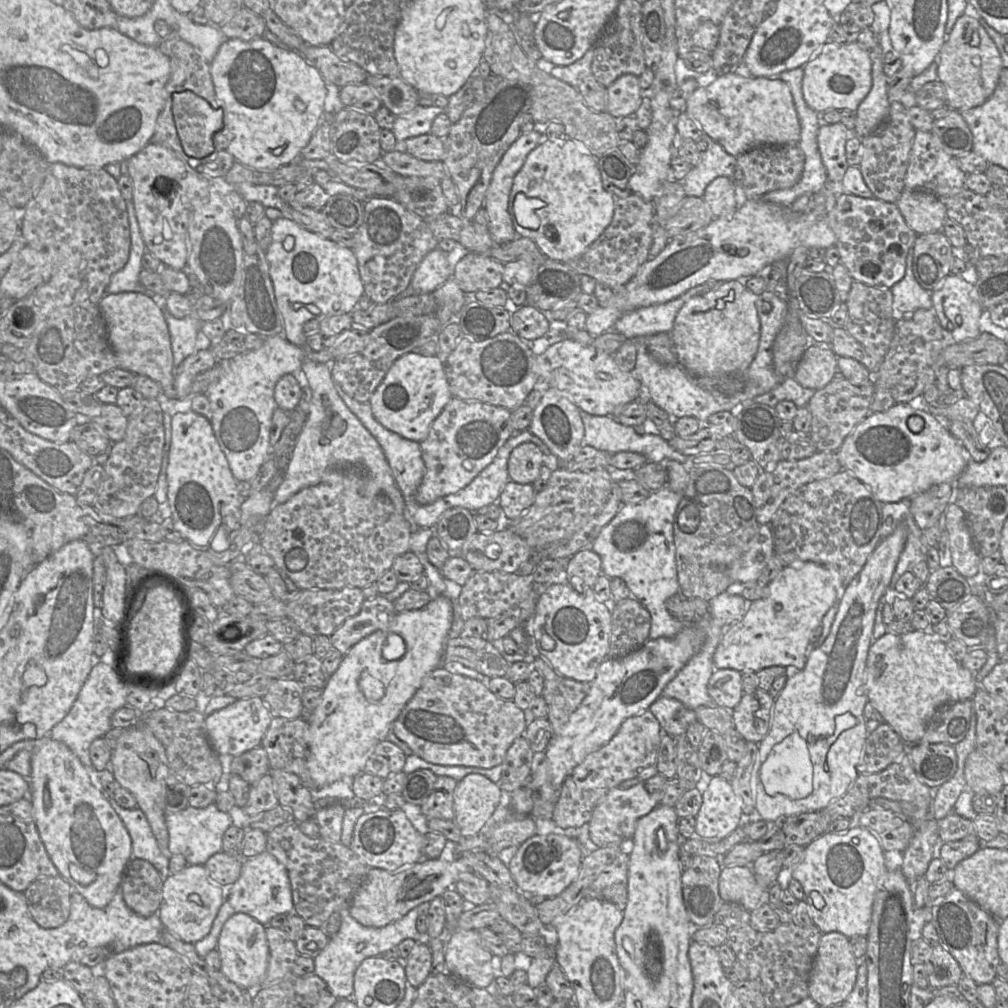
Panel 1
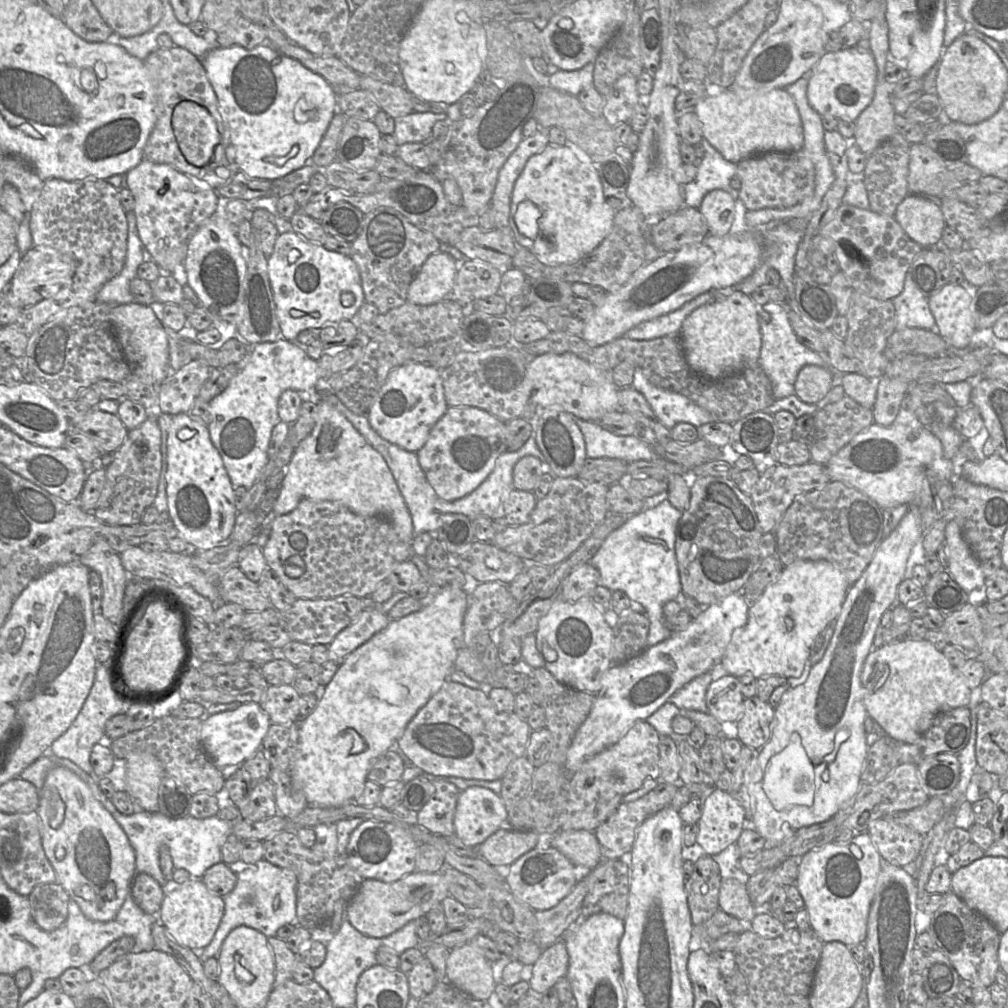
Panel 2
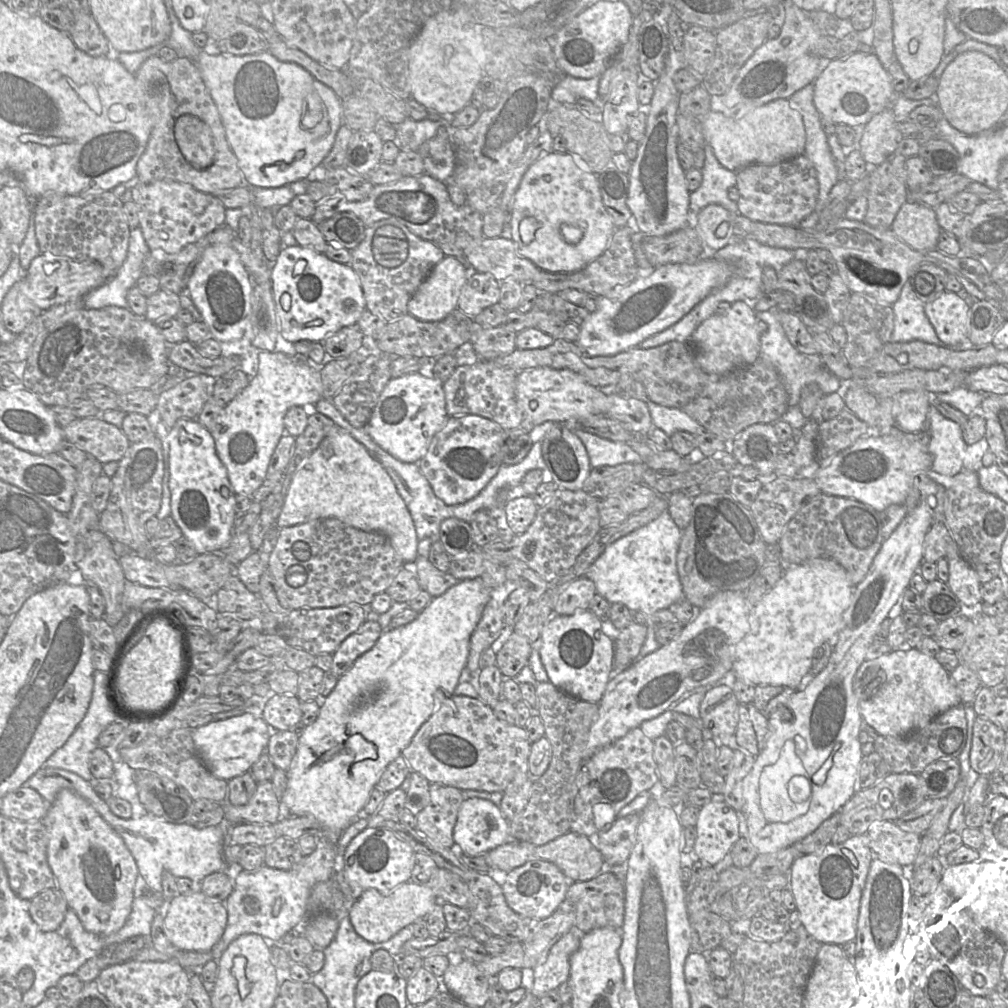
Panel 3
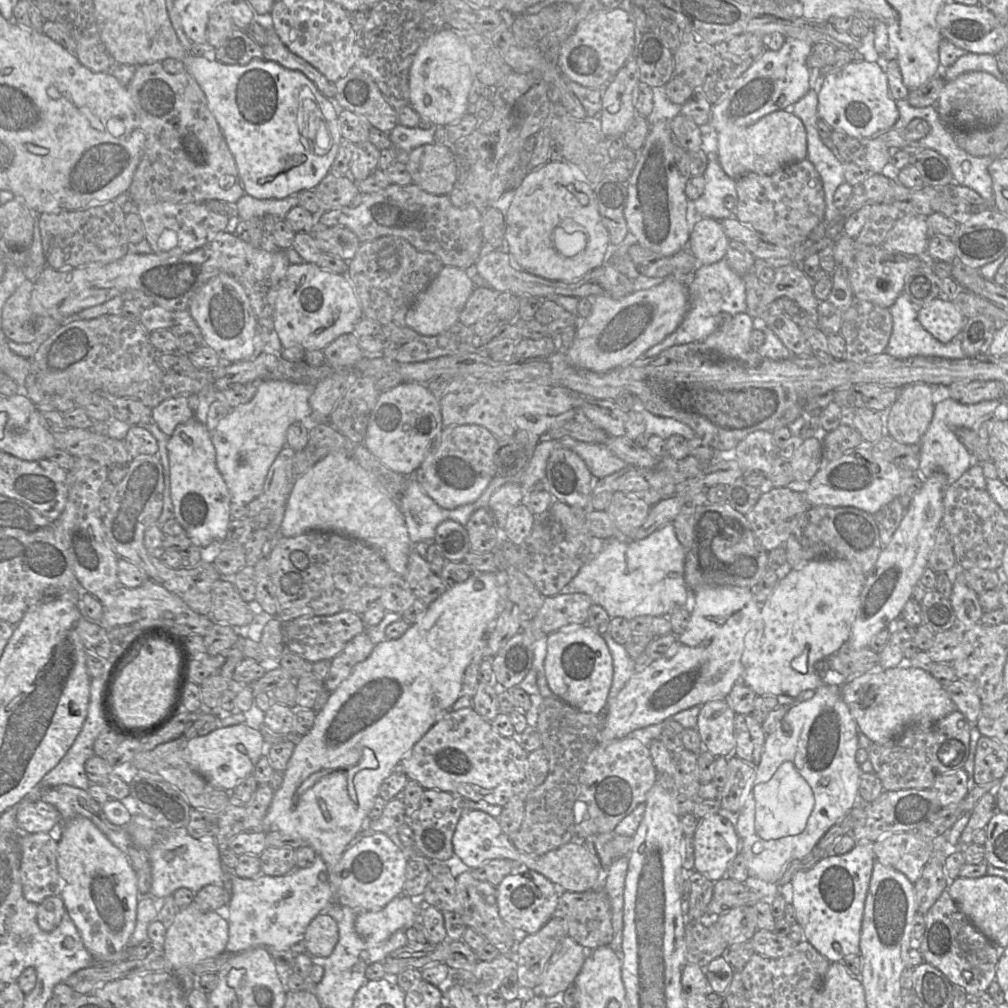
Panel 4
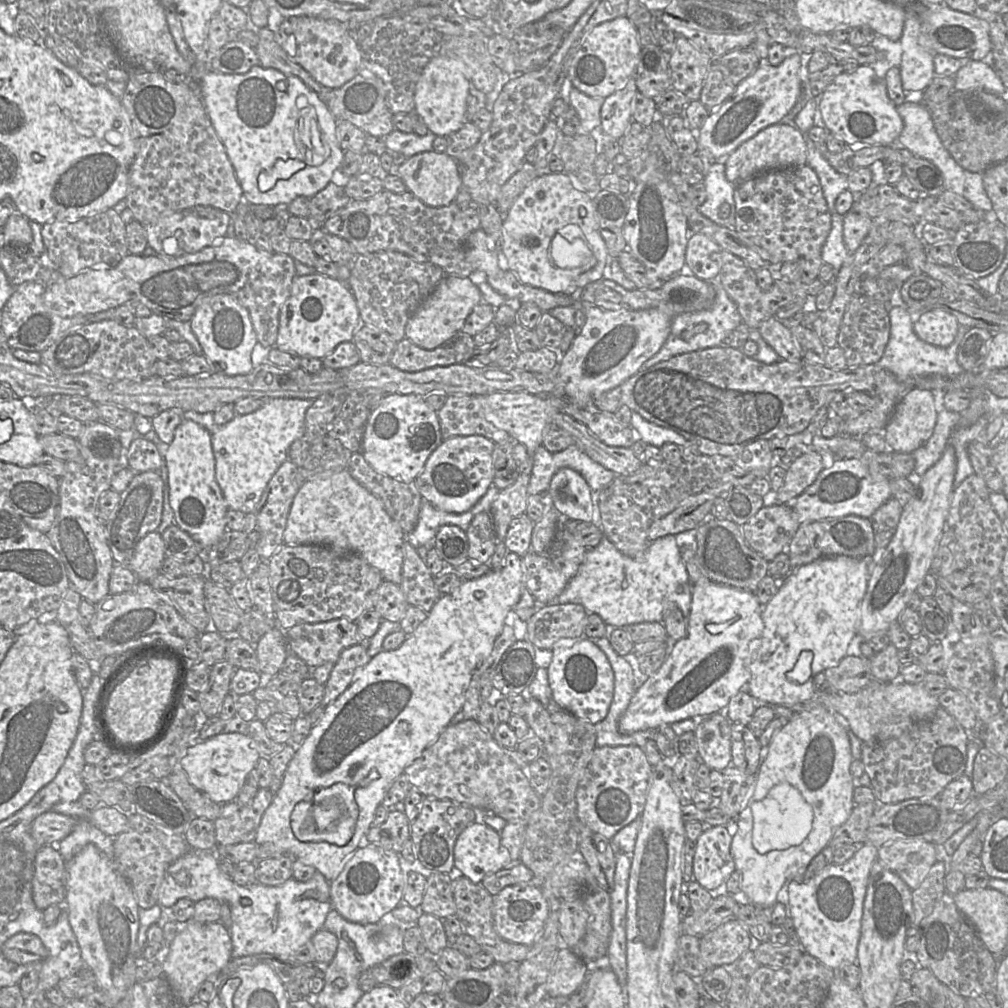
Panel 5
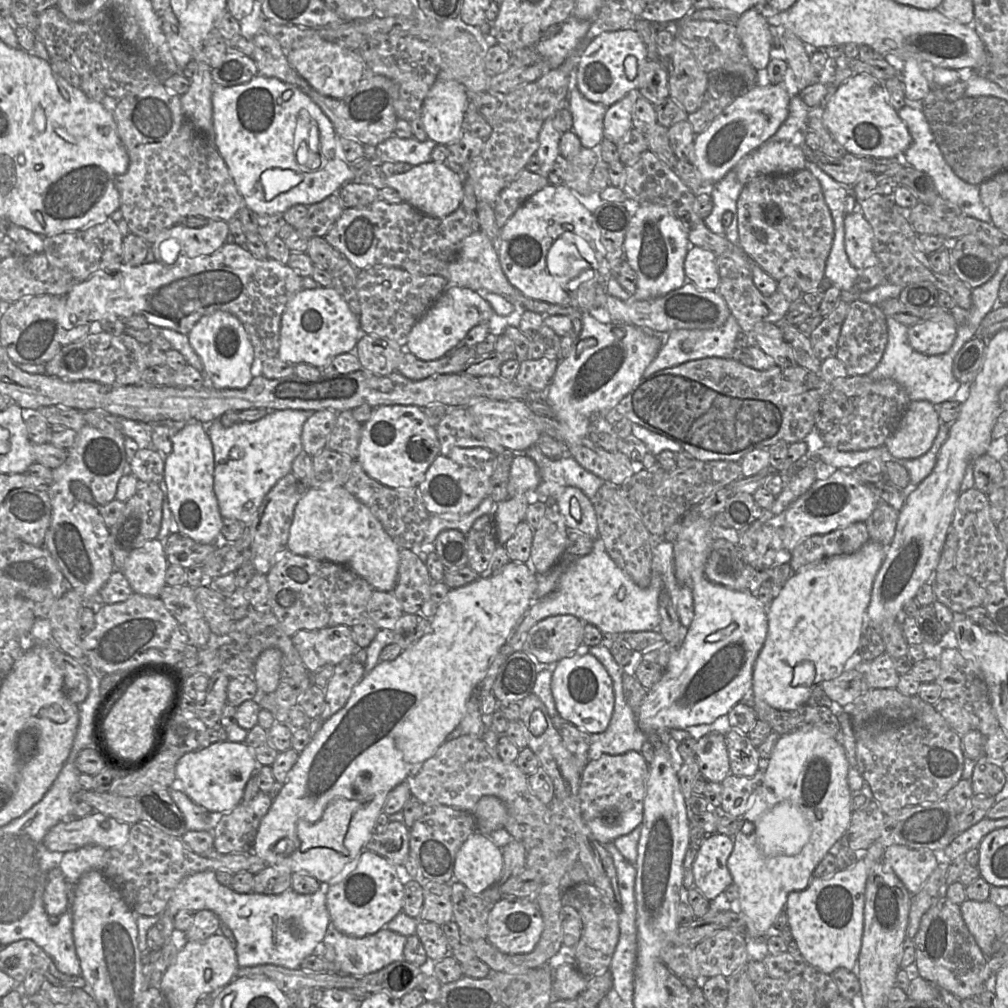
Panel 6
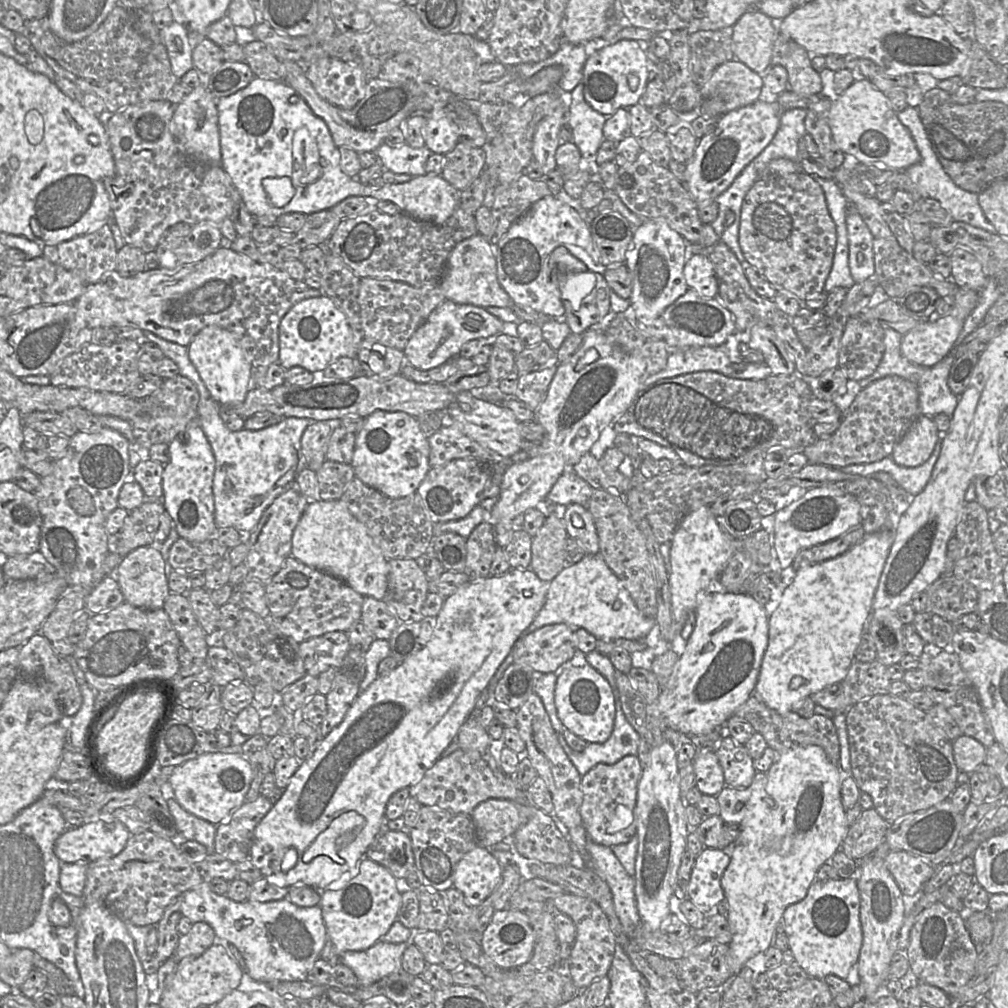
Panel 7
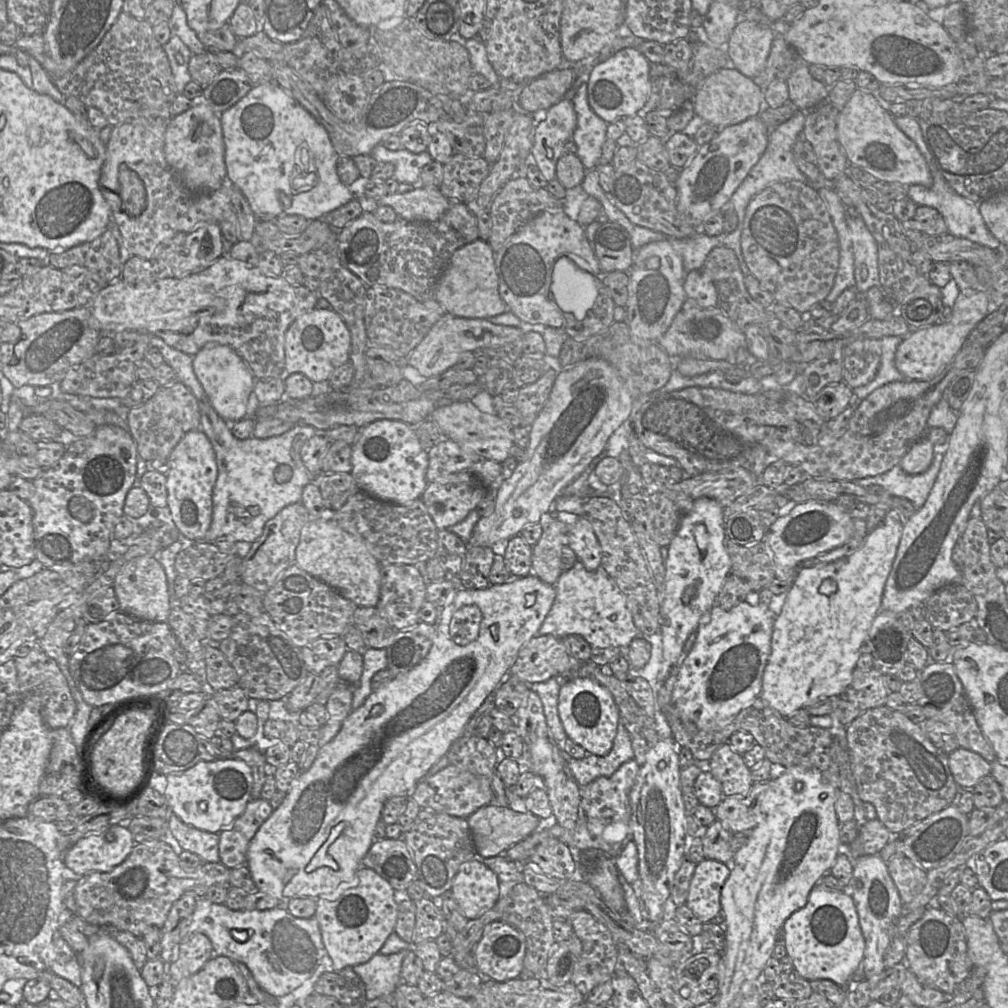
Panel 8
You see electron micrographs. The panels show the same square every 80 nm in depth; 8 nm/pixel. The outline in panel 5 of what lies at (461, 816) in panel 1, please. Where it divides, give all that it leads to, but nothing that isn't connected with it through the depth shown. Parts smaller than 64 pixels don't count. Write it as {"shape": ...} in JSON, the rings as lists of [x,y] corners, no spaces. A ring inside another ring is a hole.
{"shape":[[[476,821],[466,827],[456,840],[454,847],[454,868],[451,877],[452,880],[454,880],[454,876],[462,875],[473,883],[479,884],[487,875],[498,872],[499,870],[509,866],[511,862],[510,854],[501,842],[501,833],[489,827],[482,821]]]}

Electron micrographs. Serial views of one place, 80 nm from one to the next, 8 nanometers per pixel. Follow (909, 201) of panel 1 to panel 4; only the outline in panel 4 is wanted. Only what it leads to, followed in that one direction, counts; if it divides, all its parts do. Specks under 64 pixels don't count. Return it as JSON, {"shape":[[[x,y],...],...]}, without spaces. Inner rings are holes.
{"shape":[[[902,214],[889,231],[882,246],[906,255],[925,257],[930,237],[925,216]]]}

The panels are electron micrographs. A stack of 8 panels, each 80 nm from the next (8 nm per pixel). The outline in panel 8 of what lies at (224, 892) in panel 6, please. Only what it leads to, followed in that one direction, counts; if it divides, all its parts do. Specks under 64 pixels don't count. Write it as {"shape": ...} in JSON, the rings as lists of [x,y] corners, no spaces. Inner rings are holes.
{"shape":[[[203,896],[203,897],[198,898],[195,910],[192,915],[191,923],[180,931],[180,938],[182,940],[182,938],[186,934],[194,934],[194,933],[204,934],[210,940],[212,944],[212,948],[213,948],[212,957],[224,956],[224,957],[231,959],[233,962],[243,963],[251,972],[255,982],[273,998],[279,998],[279,997],[285,996],[286,994],[291,993],[292,991],[300,987],[306,980],[310,979],[314,975],[314,973],[317,971],[317,969],[321,965],[324,956],[328,955],[324,947],[323,941],[322,941],[319,924],[315,916],[313,916],[312,918],[308,918],[308,919],[296,918],[293,915],[291,915],[287,909],[281,908],[281,907],[275,907],[273,909],[262,910],[262,911],[259,911],[259,910],[235,911],[235,910],[229,909],[225,904],[215,904],[209,901],[205,896]]]}

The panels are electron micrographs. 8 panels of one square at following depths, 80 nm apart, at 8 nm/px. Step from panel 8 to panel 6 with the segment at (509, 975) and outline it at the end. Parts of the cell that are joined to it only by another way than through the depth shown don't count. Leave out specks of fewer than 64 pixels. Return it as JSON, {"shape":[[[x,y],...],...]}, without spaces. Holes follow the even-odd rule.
{"shape":[[[501,897],[489,914],[486,939],[504,954],[527,954],[534,950],[543,927],[542,915],[534,899]]]}

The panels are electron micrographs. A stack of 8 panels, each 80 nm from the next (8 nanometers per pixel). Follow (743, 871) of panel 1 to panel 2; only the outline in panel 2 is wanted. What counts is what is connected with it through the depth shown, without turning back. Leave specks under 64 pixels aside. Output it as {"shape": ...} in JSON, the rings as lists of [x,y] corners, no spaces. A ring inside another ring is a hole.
{"shape":[[[734,878],[721,879],[718,906],[728,915],[747,922],[758,912],[748,896],[746,884]]]}

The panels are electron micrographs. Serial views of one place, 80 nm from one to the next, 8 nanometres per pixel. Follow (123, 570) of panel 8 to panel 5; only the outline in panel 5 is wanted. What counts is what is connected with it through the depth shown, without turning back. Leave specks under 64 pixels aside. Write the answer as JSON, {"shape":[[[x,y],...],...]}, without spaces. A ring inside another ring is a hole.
{"shape":[[[150,532],[136,546],[128,567],[140,582],[150,582],[162,571],[165,557],[162,535]]]}

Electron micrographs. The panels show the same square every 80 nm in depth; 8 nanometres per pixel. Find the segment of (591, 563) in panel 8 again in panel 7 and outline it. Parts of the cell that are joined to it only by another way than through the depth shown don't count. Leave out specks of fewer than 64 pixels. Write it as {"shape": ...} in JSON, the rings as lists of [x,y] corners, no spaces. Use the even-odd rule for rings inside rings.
{"shape":[[[580,504],[566,506],[564,521],[568,536],[576,540],[587,555],[599,553],[599,539],[595,523],[586,506]],[[575,513],[578,513],[583,519],[584,525],[582,527],[575,527],[572,524],[572,517]]]}

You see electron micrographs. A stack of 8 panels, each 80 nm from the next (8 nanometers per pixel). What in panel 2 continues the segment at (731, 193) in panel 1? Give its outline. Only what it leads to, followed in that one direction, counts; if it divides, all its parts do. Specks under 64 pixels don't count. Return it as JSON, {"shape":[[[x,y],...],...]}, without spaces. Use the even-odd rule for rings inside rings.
{"shape":[[[715,189],[705,195],[700,211],[704,216],[708,234],[723,237],[729,234],[735,217],[735,200],[722,189]]]}

